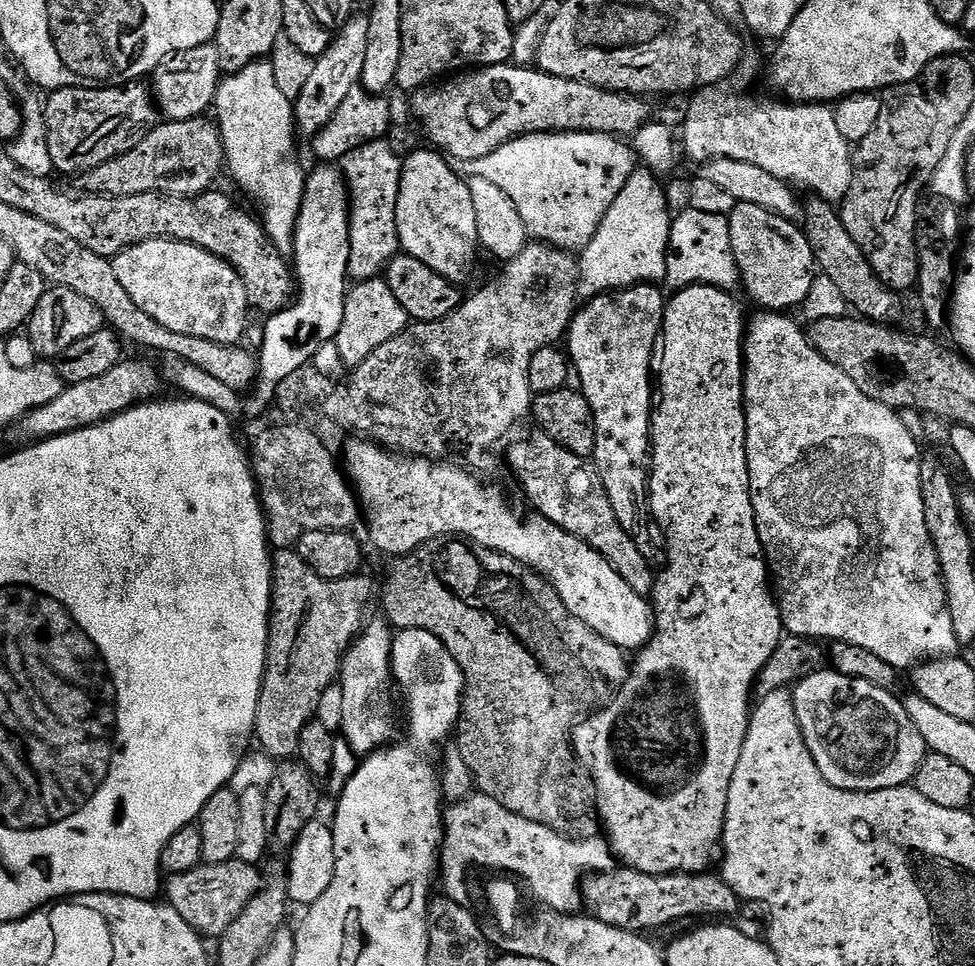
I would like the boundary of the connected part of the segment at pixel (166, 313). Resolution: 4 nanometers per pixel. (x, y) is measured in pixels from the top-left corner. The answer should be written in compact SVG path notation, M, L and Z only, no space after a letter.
M147 240L122 250L116 256L111 257L111 262L115 277L118 278L118 282L122 284L123 289L126 290L126 294L130 294L130 298L134 300L134 306L138 306L138 310L146 310L146 314L150 314L150 318L154 318L154 322L166 326L166 330L174 330L174 334L190 334L190 338L210 338L210 342L218 342L219 344L239 345L243 341L240 339L244 336L244 327L247 326L248 315L250 315L246 286L242 286L242 278L238 278L236 271L222 258L181 240Z

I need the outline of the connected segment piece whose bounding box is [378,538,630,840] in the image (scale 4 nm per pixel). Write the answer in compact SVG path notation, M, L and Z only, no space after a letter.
M437 538L434 540L428 541L426 544L421 544L419 548L416 549L414 554L409 554L406 556L395 557L391 561L392 564L388 568L388 573L384 576L384 589L379 589L378 600L381 600L384 603L384 612L383 615L386 617L387 623L391 625L393 629L396 630L426 630L430 634L434 634L434 638L438 638L442 642L442 646L446 646L446 650L450 650L450 654L454 658L454 662L458 662L458 666L462 670L464 675L464 701L460 704L460 722L458 725L458 731L455 733L454 744L455 751L459 752L462 762L470 770L472 775L472 783L474 785L475 791L481 796L489 796L494 798L494 802L498 802L502 806L506 806L506 810L510 810L514 814L518 814L522 818L526 818L530 822L538 822L542 826L546 826L550 830L554 830L558 834L562 834L567 840L591 840L597 835L598 832L598 816L595 811L590 807L590 788L583 779L572 780L572 771L575 768L578 768L578 761L573 753L572 745L570 743L570 733L574 725L581 718L587 717L589 713L593 711L609 695L608 687L613 684L613 686L619 686L624 683L629 671L630 671L630 660L627 656L625 649L614 646L606 638L602 638L594 630L590 630L590 626L586 626L586 622L582 622L578 618L574 618L570 614L570 610L566 610L566 606L558 594L554 591L547 582L545 582L541 576L537 576L535 572L524 567L523 564L514 563L508 556L503 556L500 552L489 552L487 548L482 547L473 547L467 539L464 538Z

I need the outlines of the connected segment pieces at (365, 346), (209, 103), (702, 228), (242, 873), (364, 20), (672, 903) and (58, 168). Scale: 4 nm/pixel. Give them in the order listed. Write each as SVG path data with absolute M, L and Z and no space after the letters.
M373 278L371 280L361 281L354 287L351 287L347 293L342 326L340 326L335 339L341 360L350 368L356 367L364 362L374 350L382 346L383 342L388 342L392 337L403 335L410 320L409 316L405 314L405 311L400 308L400 304L394 298L393 292L389 290L386 280Z
M215 43L203 44L192 50L177 52L152 74L156 102L161 115L168 120L186 121L205 115L213 107L217 86L222 79L220 55Z
M685 207L684 212L675 213L669 230L668 254L665 258L665 276L663 283L669 284L672 290L689 288L695 284L705 284L711 288L732 290L741 283L740 271L734 258L734 250L730 242L730 226L727 216L718 214L702 214L702 210Z
M237 859L217 864L201 863L199 868L186 870L186 874L167 877L166 900L194 931L205 937L219 938L226 926L230 926L230 922L234 922L234 918L238 918L245 906L260 893L261 887L262 872L257 865Z
M352 15L344 27L333 35L331 46L320 56L315 57L314 74L310 74L306 86L302 86L302 94L298 94L294 101L294 124L299 135L301 132L307 138L316 136L338 112L350 90L361 83L366 46L369 45L369 27L367 15Z
M613 867L610 872L588 874L580 881L580 899L587 915L606 922L618 930L650 934L654 928L662 928L690 916L704 918L732 918L742 907L740 897L726 886L715 871L671 872L670 874L642 874L637 868Z
M77 86L74 88L58 88L44 104L44 129L48 135L50 162L57 173L75 177L82 172L89 172L94 166L102 166L102 162L110 162L110 158L118 158L118 154L126 154L126 150L134 150L142 138L152 131L158 120L155 107L148 108L148 100L136 89L136 86Z

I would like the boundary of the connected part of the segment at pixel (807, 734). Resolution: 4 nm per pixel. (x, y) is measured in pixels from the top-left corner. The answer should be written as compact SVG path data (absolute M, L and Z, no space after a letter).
M835 670L815 672L813 676L808 676L795 685L792 704L796 708L796 717L802 730L802 738L806 742L806 746L810 750L822 778L826 778L826 782L830 786L838 786L842 790L850 790L851 792L873 792L883 788L902 788L911 785L915 781L918 766L923 762L926 755L924 739L922 734L918 734L918 726L914 726L914 722L910 722L910 714L906 714L901 697L891 695L894 694L887 688L880 688L878 685L864 680L856 680L854 677L843 676L842 673Z

